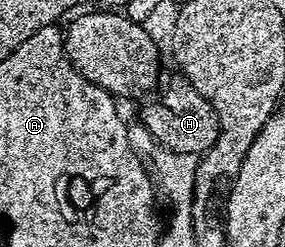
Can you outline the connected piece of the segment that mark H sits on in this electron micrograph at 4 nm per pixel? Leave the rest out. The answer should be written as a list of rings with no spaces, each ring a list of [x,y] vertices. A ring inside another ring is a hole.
[[[175,71],[173,75],[158,86],[152,101],[143,105],[141,120],[155,139],[178,153],[193,153],[202,155],[217,143],[219,134],[219,116],[203,96],[189,83],[189,79],[182,73]]]

